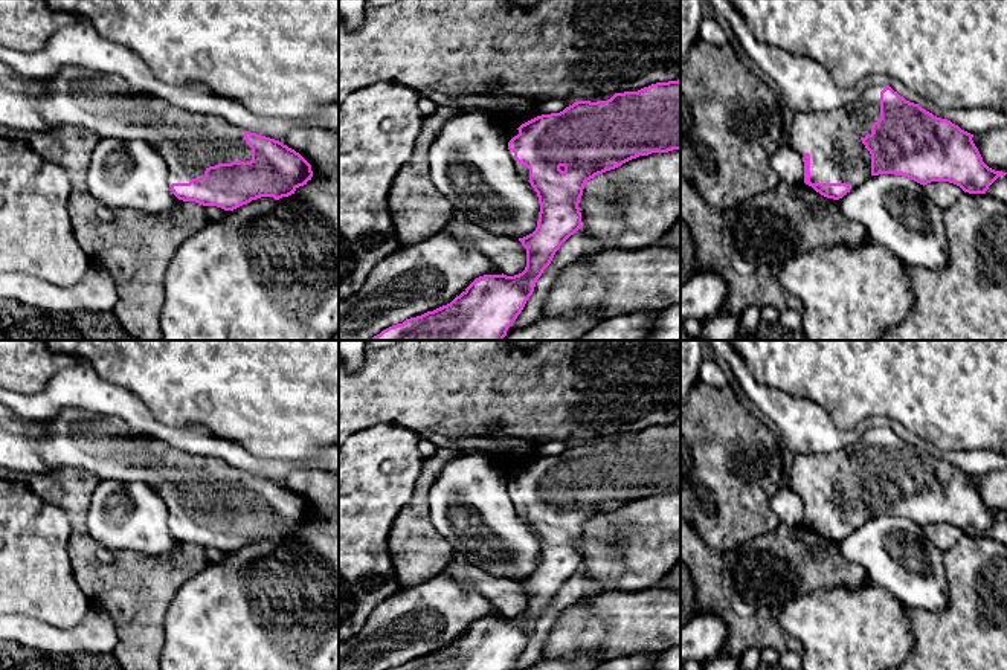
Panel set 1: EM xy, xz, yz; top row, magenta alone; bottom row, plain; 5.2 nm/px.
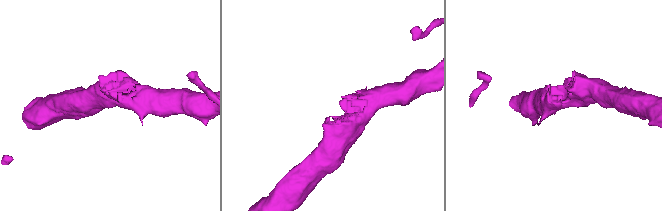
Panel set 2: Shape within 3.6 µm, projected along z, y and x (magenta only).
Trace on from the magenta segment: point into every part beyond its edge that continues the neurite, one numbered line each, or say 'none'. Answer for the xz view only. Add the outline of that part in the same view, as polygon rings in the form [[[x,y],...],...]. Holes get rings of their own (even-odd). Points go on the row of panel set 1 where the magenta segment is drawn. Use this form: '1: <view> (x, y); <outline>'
1: xz (522, 170); [[[510,151],[510,154],[511,154],[513,160],[514,160],[514,165],[516,165],[516,169],[517,169],[520,179],[528,182],[529,180],[529,169],[514,159],[514,153],[513,151]]]

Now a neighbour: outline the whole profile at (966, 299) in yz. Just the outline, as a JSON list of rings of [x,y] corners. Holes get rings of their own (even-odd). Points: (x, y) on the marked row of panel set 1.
[[[963,192],[943,211],[941,220],[947,263],[938,270],[905,264],[914,307],[897,327],[883,333],[882,340],[1007,340],[1007,205],[989,194]]]

